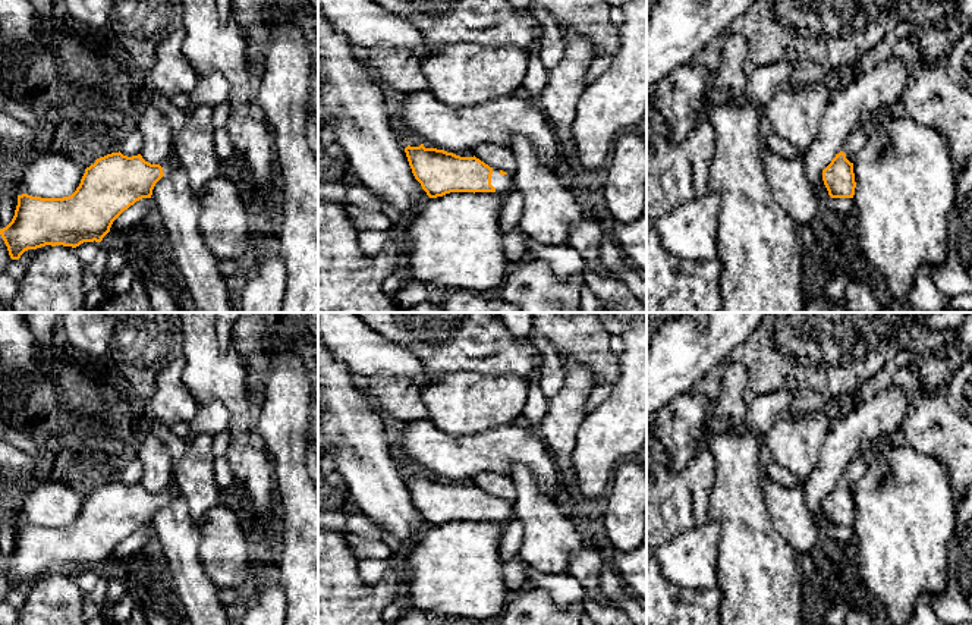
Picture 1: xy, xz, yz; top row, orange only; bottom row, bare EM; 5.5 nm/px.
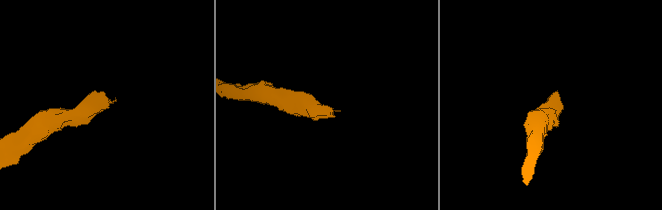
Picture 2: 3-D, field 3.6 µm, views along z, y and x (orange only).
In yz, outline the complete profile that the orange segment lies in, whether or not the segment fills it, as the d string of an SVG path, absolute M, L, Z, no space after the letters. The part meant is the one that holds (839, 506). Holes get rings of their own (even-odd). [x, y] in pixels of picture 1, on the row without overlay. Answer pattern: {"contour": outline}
{"contour": "M869 449L853 458L844 467L842 478L822 499L822 509L831 527L853 527L856 516L853 484L866 474L874 461L884 461L884 452Z"}

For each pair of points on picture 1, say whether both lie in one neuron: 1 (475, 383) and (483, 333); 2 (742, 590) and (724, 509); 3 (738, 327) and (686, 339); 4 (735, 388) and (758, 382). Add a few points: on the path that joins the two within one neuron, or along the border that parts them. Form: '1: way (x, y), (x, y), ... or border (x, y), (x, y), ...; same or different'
1: border (510, 373), (446, 373), (443, 376); different
2: way (742, 569), (742, 530); same
3: way (724, 332), (717, 339), (700, 339); same
4: border (732, 357), (745, 367), (746, 388), (751, 393); different

